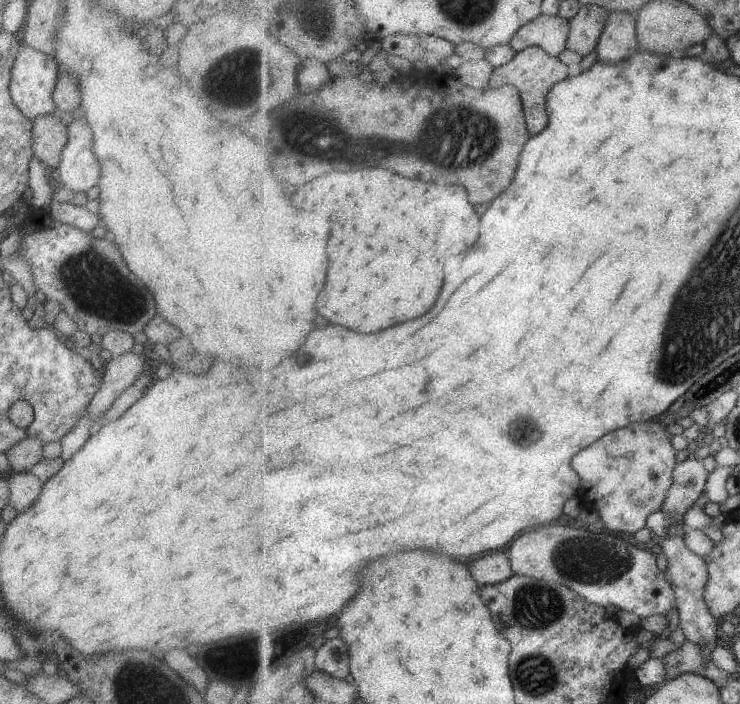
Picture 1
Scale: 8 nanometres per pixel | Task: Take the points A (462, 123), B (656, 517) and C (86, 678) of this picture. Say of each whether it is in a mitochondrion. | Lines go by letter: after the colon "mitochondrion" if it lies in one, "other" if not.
A: mitochondrion
B: other
C: other

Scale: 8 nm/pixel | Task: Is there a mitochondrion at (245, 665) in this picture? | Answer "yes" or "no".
no

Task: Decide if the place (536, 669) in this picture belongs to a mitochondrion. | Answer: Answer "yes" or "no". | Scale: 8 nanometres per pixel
yes

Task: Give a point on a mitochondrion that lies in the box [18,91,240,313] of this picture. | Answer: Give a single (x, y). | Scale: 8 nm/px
(99, 280)

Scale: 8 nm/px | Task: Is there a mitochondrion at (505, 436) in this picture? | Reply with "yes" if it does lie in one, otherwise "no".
yes

